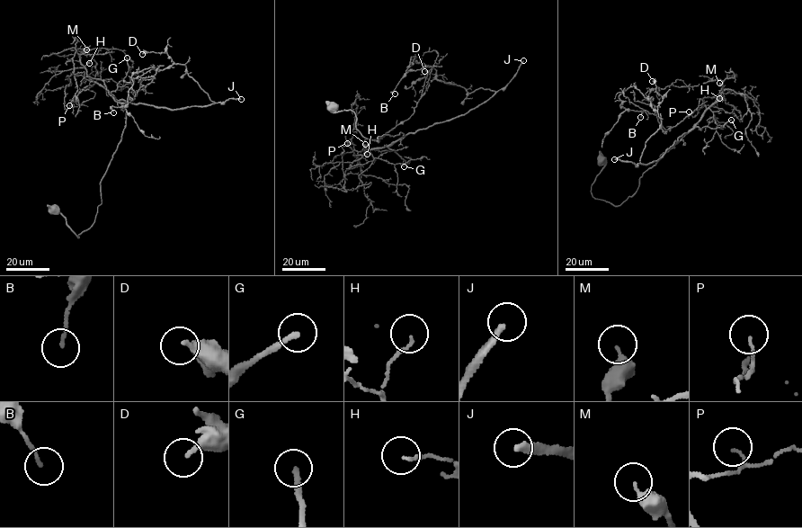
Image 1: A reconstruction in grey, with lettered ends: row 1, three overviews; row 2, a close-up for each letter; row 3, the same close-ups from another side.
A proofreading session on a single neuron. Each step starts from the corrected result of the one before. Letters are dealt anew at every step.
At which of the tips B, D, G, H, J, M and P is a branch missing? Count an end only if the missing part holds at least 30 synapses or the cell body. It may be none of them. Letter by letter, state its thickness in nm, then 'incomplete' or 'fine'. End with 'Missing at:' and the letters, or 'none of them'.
B: calibre 120 nm; fine
D: calibre 240 nm; fine
G: calibre 200 nm; incomplete
H: calibre 100 nm; fine
J: calibre 260 nm; incomplete
M: calibre 320 nm; fine
P: calibre 80 nm; fine
Missing at: G, J

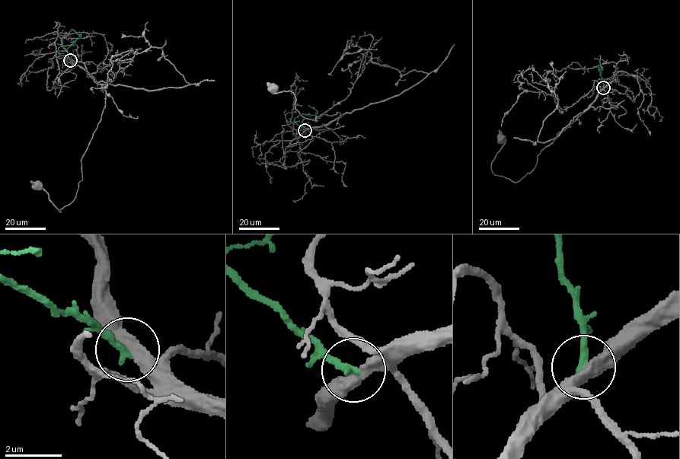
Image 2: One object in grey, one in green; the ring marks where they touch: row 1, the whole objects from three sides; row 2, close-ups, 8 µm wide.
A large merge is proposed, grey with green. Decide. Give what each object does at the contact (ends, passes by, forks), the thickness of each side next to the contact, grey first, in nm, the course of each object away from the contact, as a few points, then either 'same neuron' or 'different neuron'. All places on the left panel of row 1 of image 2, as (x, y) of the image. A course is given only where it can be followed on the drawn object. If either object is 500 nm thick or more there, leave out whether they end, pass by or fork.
grey passes by | green ends | 440/280 nm | grey via (70, 60), (98, 82), (106, 92), (105, 107), (81, 160), (82, 179), (76, 196), (61, 212), (36, 183) | green via (70, 60), (59, 53), (58, 48), (71, 45), (81, 35), (71, 29) | different neuron

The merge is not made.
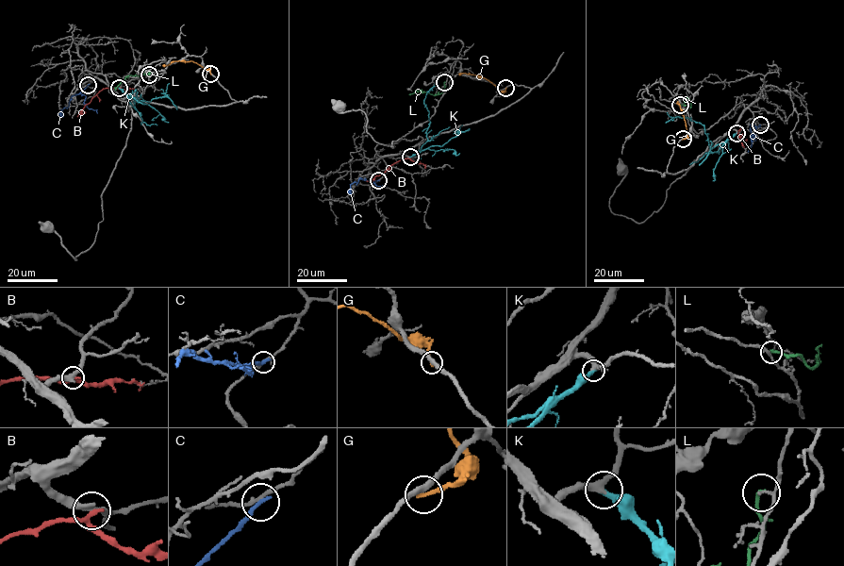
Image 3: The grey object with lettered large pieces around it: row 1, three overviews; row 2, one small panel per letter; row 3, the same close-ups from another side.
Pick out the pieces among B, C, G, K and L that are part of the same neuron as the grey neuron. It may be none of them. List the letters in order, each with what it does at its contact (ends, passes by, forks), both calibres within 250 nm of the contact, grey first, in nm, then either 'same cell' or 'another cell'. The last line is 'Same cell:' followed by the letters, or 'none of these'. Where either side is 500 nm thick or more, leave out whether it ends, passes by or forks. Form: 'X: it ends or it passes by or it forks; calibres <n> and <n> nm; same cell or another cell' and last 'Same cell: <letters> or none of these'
B: it passes by; calibres 320 and 220 nm; another cell
C: it ends; calibres 200 and 280 nm; another cell
G: it ends; calibres 280 and 240 nm; another cell
K: it ends; calibres 320 and 320 nm; same cell
L: it ends; calibres 130 and 180 nm; another cell
Same cell: K

